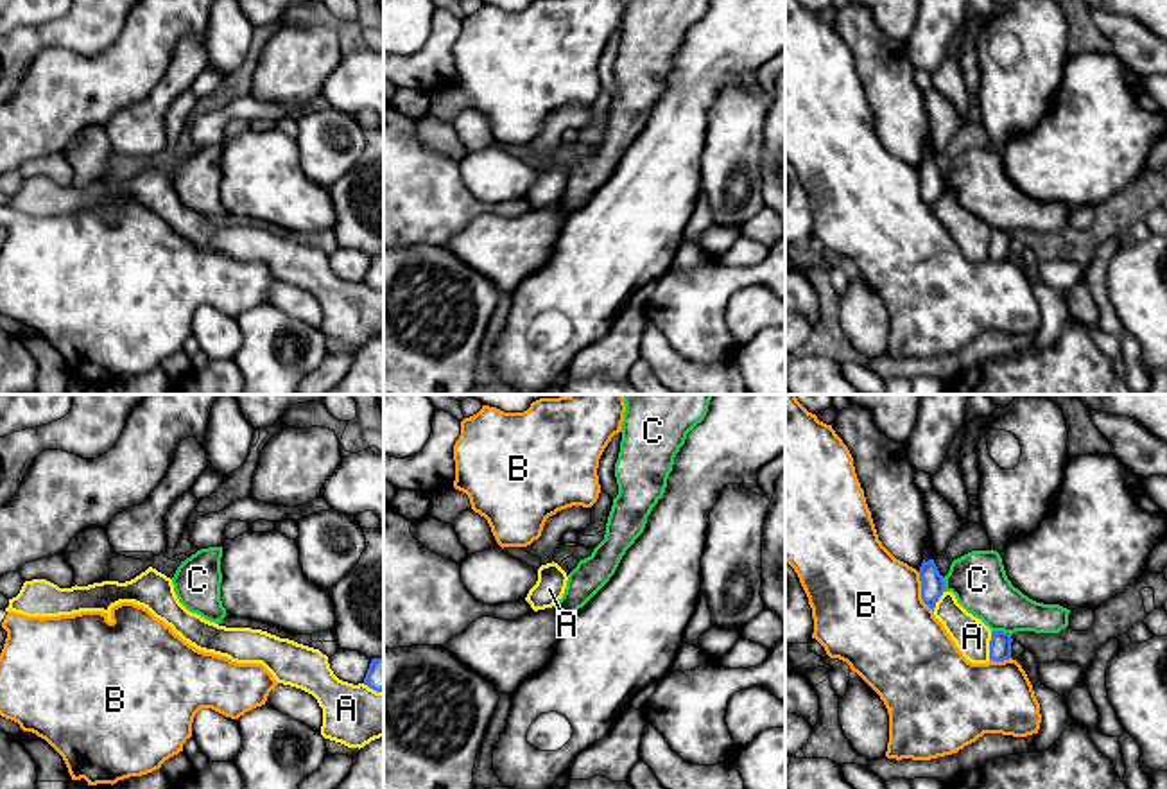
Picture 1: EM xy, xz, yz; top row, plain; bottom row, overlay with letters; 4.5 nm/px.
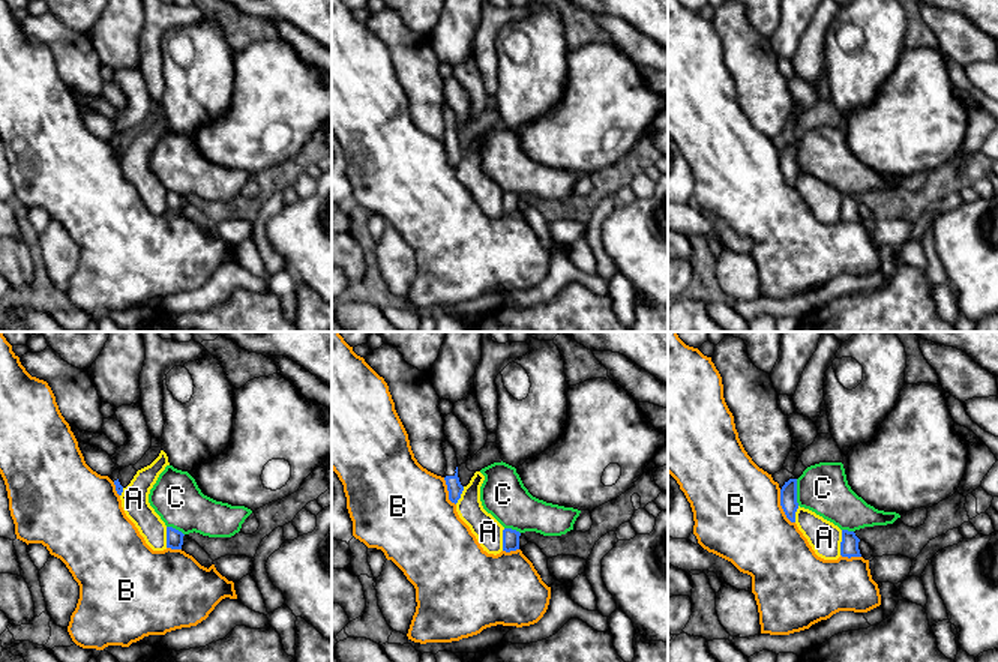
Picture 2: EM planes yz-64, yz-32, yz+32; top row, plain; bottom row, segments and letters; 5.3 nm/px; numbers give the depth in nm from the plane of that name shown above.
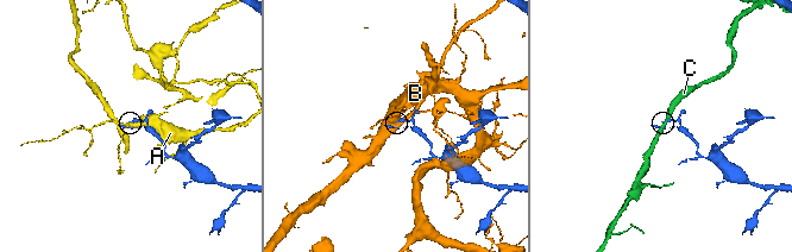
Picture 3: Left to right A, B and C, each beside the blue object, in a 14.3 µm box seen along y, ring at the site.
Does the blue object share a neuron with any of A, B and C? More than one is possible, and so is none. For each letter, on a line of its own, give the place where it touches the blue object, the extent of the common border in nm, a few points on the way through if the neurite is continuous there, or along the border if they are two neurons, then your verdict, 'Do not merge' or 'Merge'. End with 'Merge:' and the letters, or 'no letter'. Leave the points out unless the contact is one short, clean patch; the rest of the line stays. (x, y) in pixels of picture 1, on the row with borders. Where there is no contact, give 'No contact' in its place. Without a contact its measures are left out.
A: Touches blue at yz (990, 646). Shared border 130 nm. Do not merge
B: Touches blue at yz (922, 592). Shared border 200 nm. Do not merge
C: Touches blue at yz (1001, 632). Shared border 90 nm. Do not merge
Merge: no letter

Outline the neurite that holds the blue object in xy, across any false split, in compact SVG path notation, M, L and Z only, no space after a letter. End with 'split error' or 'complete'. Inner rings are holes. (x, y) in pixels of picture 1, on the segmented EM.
M373 658L364 678L364 685L376 692L384 692L384 658Z | complete

